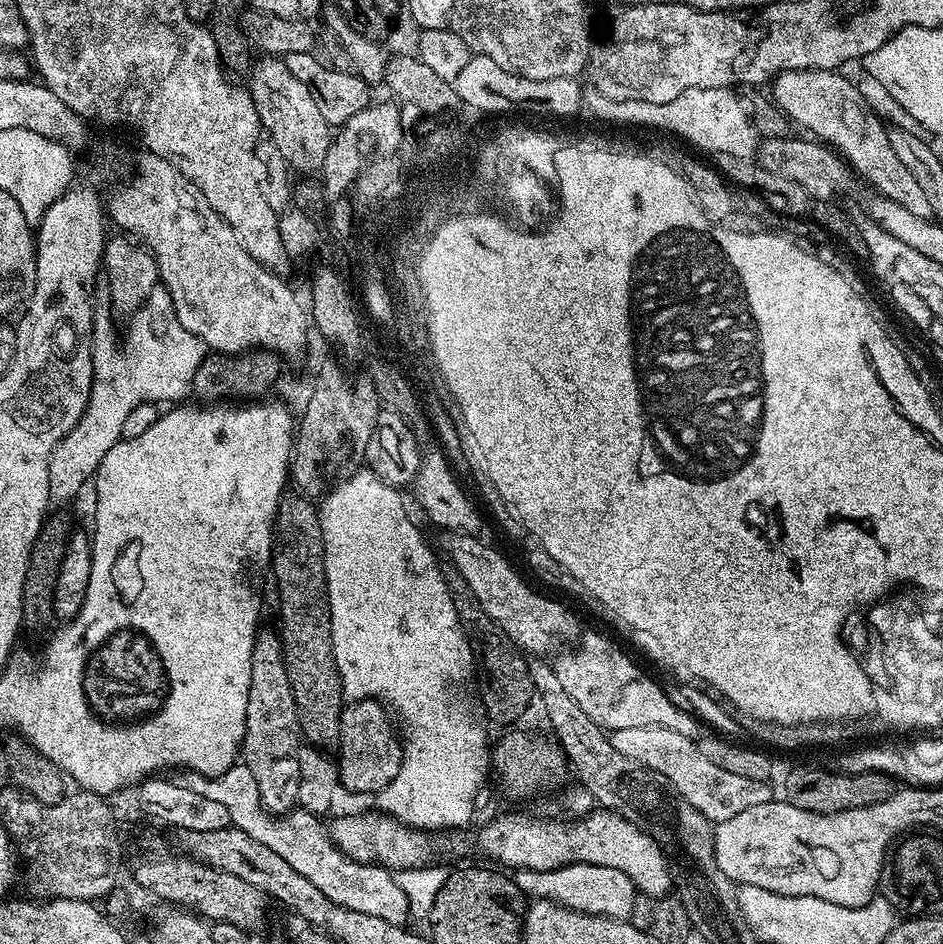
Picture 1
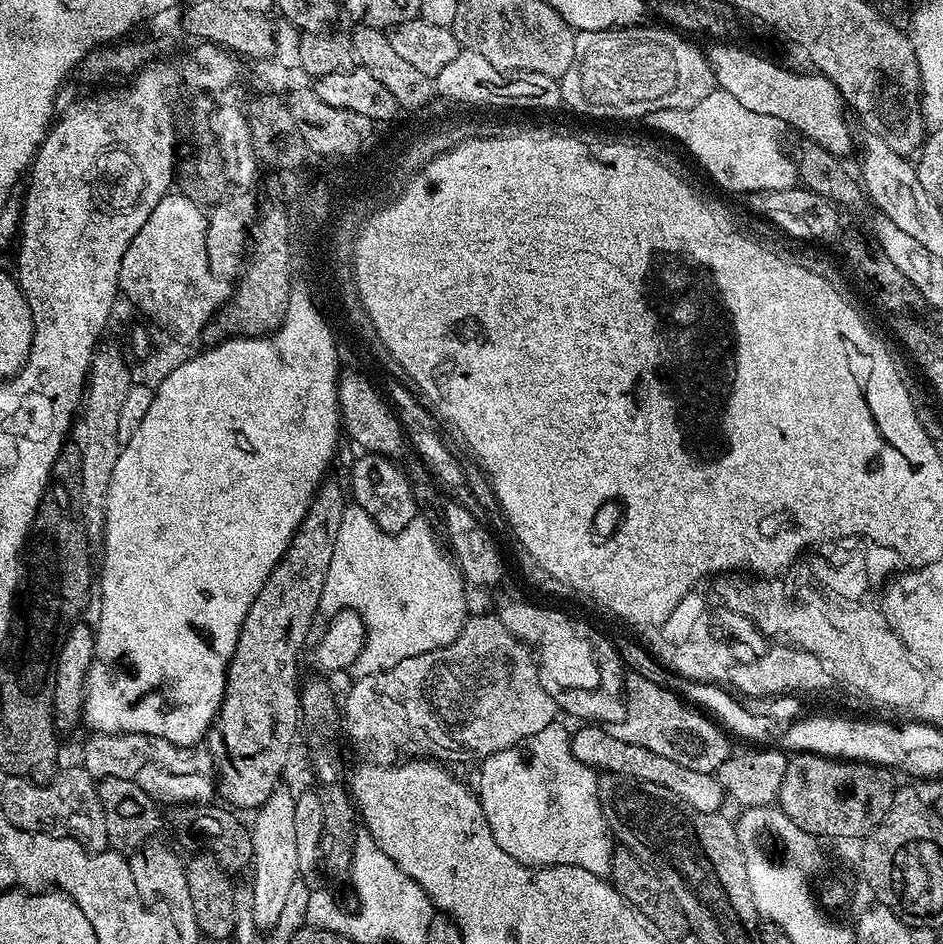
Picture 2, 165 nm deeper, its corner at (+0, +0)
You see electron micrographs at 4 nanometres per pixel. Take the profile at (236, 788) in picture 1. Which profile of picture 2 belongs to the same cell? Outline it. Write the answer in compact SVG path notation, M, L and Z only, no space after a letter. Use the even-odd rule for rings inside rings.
M98 732L89 735L84 744L84 759L82 765L97 781L106 778L126 778L135 780L142 766L153 764L162 766L162 770L170 770L170 774L202 774L212 776L212 755L207 747L191 744L178 745L166 738L158 738L150 734L137 732Z

